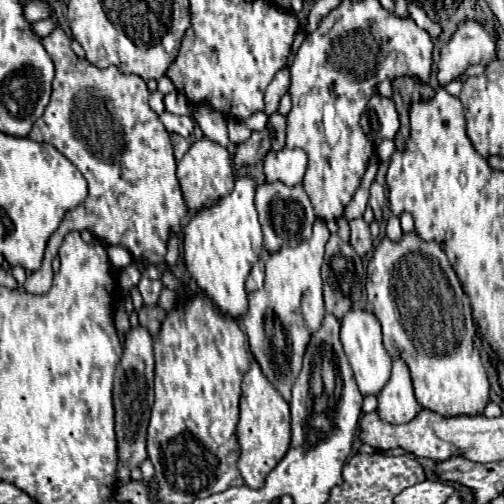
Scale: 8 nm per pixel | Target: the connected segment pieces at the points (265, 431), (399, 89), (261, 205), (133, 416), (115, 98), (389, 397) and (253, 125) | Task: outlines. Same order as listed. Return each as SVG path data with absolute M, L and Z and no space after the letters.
M254 359L242 381L240 419L236 425L236 433L240 445L238 471L250 489L260 489L264 487L266 475L278 465L278 461L290 447L290 407L276 391L276 387L262 375L260 365Z
M408 75L392 79L392 101L396 103L396 111L400 115L400 131L396 133L394 145L396 149L406 147L406 139L410 135L410 123L408 123L408 105L414 99L430 99L434 95L434 89L426 83L420 83L418 79L412 79Z
M260 183L256 187L254 203L260 215L264 247L270 255L280 251L280 247L286 247L286 245L296 247L296 243L302 243L304 239L308 239L308 235L312 235L312 225L316 221L316 215L302 185L288 187L284 183Z
M134 327L126 333L122 345L122 357L116 367L114 377L114 411L116 411L116 439L118 439L118 479L120 485L130 481L130 469L138 467L146 455L146 427L148 415L154 403L152 395L154 383L154 353L152 353L152 337L144 327Z
M58 23L50 35L40 37L40 43L44 43L44 49L48 51L48 55L54 63L56 75L52 81L50 103L48 103L44 115L34 123L28 137L38 143L50 143L62 155L66 155L88 181L88 195L80 205L76 205L74 209L70 209L66 213L60 227L52 233L52 237L46 245L42 267L26 279L24 289L28 293L46 293L50 289L52 259L58 255L58 247L60 247L64 235L70 231L88 229L104 245L124 247L138 263L144 263L144 265L164 263L168 233L170 231L182 233L182 219L188 215L188 207L182 197L180 183L176 179L176 161L174 161L174 153L172 153L170 133L162 125L160 117L148 105L150 91L148 91L144 79L140 79L138 75L124 75L116 67L98 69L92 63L88 63L86 59L80 59L70 49L70 39Z
M396 359L392 363L392 377L388 379L386 387L378 395L376 413L386 423L398 425L398 423L412 421L420 411L422 407L414 397L408 365L402 359Z
M264 111L260 113L254 113L250 119L246 119L246 125L252 129L252 131L262 131L268 123L268 115Z

